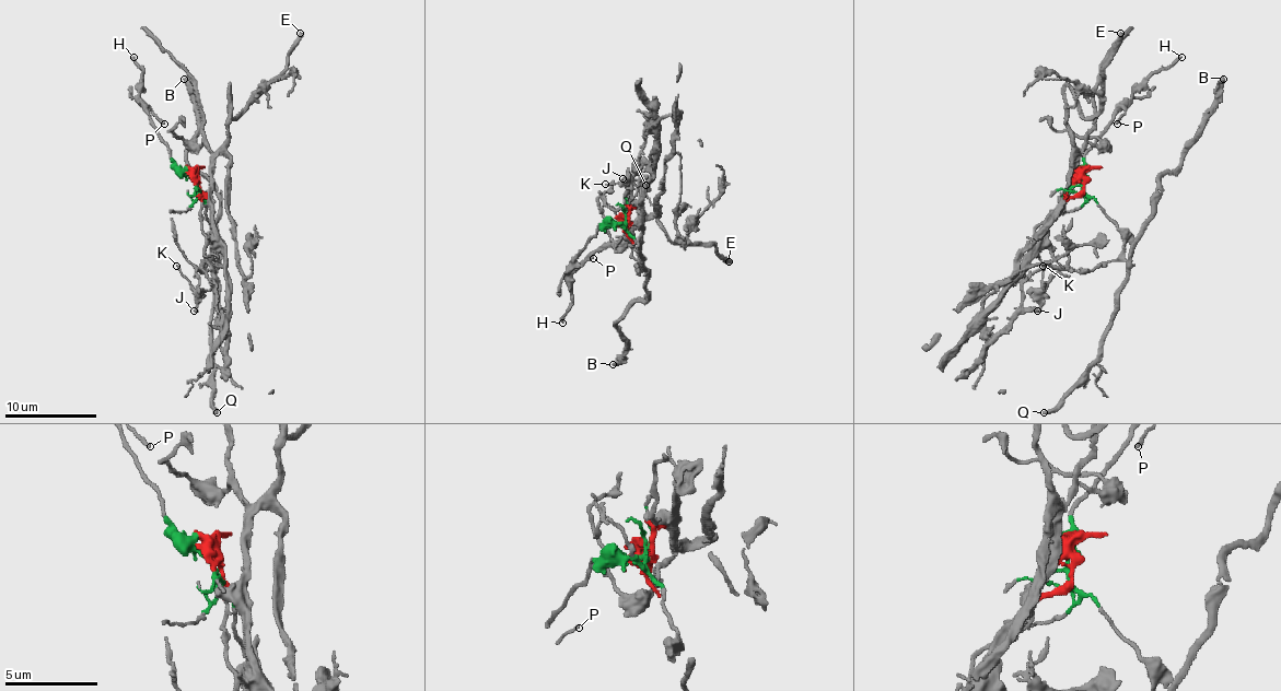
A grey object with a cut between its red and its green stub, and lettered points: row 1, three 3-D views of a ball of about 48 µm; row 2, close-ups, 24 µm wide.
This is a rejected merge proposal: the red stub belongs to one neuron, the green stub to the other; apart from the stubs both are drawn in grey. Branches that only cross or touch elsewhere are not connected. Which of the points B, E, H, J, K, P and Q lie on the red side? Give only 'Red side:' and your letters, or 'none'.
Red side: E

